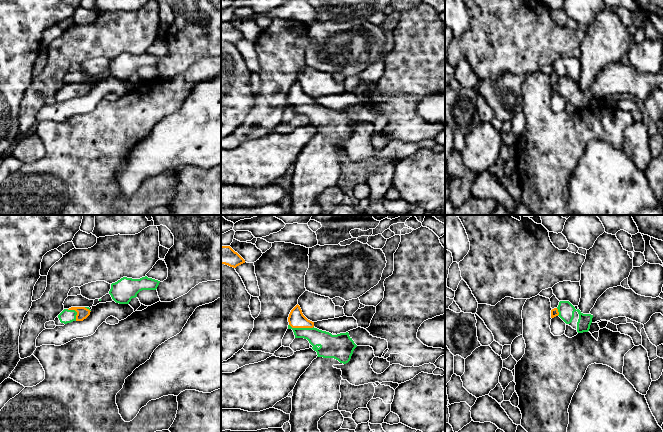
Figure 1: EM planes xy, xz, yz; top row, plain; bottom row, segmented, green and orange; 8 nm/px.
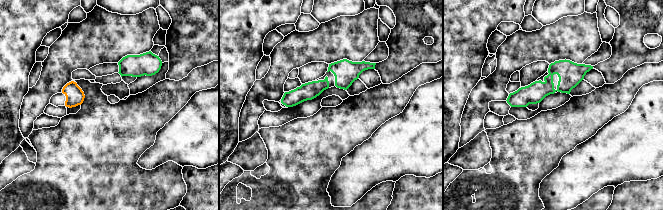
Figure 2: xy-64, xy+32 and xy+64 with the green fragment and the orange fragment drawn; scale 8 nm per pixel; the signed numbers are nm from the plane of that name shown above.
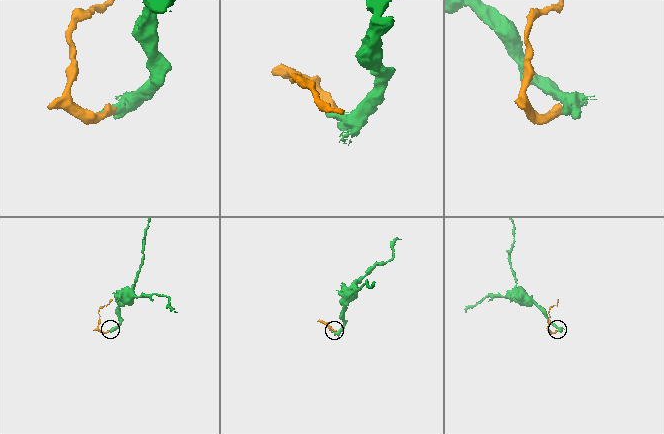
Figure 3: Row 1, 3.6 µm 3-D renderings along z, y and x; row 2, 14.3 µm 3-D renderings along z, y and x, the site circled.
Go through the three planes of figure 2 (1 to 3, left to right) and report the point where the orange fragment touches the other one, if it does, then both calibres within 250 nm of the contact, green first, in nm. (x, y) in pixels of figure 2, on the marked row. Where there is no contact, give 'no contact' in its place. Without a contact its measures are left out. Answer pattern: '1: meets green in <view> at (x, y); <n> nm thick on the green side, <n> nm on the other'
1: no contact
2: no contact
3: no contact

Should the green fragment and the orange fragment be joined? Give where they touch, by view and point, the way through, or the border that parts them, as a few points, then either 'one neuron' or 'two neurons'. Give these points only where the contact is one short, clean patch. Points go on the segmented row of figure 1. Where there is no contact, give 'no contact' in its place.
meets green in xz at (301, 328); runs through xz (328, 343), (301, 328), (296, 319); one neuron

